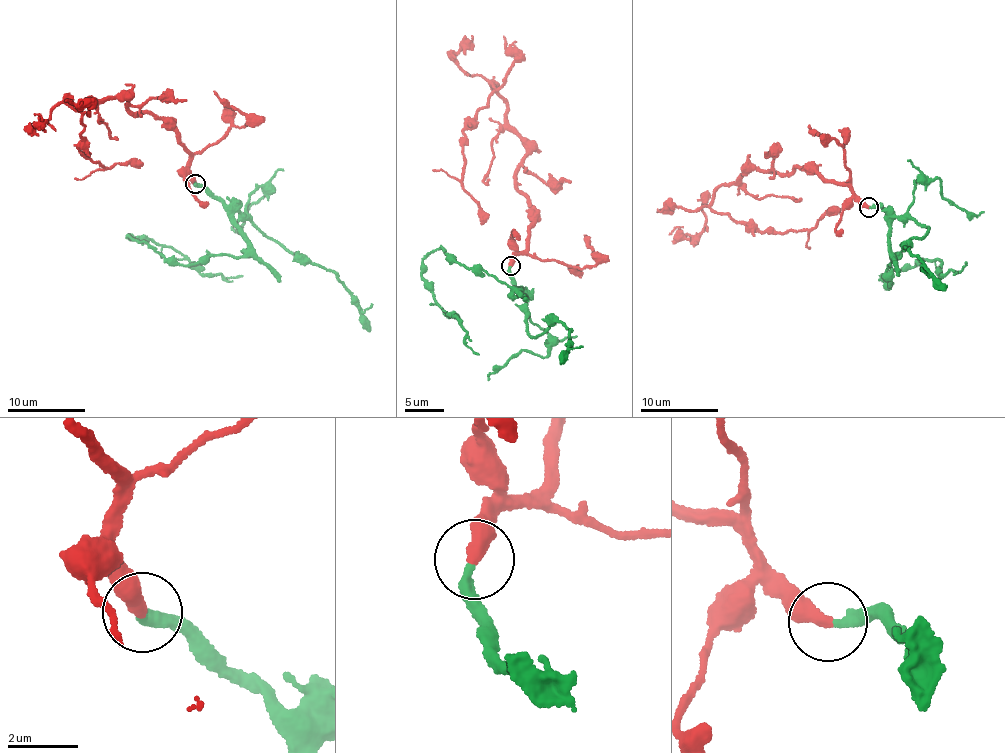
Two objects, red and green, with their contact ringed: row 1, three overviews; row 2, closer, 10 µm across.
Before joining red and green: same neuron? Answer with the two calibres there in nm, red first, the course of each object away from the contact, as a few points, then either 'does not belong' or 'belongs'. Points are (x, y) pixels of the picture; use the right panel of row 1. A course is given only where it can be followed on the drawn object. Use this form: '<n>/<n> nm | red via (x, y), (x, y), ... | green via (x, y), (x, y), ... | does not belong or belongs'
400/280 nm | red via (868, 207), (846, 186), (796, 167), (743, 171), (711, 204), (760, 233), (815, 228), (838, 208) | green via (870, 207), (888, 215), (886, 288), (881, 276), (930, 259), (942, 264), (940, 277), (966, 261) | belongs

